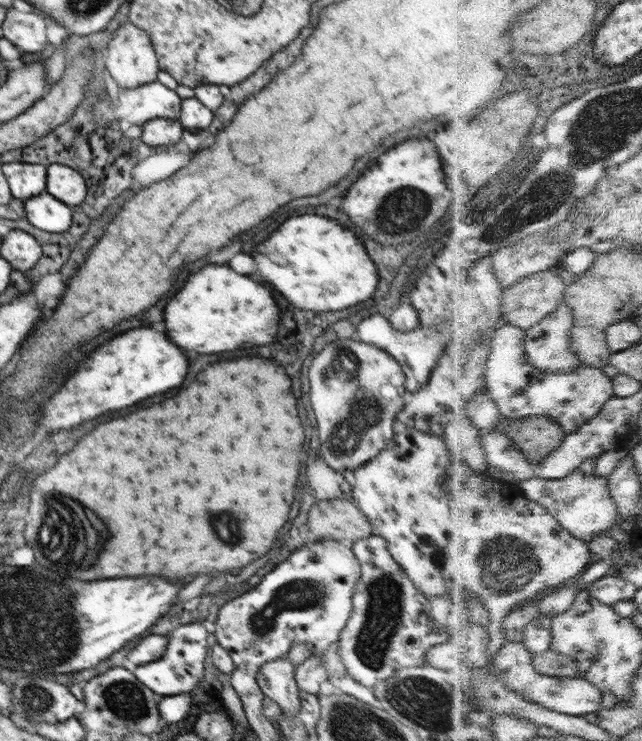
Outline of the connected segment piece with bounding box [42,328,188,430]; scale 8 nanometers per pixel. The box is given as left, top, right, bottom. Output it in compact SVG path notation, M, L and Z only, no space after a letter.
M152 328L130 330L96 348L86 362L74 370L64 386L44 404L42 424L50 430L74 428L100 414L134 406L152 394L162 394L170 388L176 388L184 382L186 372L186 354L180 352L166 334Z

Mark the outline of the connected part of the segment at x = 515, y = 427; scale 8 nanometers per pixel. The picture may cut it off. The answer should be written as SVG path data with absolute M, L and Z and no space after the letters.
M548 415L510 418L510 421L508 436L537 467L563 445L568 435L565 428Z

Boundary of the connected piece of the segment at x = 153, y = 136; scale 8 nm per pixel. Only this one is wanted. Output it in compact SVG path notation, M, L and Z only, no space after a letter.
M155 118L143 124L141 135L143 146L166 146L175 145L182 138L184 127L177 119Z

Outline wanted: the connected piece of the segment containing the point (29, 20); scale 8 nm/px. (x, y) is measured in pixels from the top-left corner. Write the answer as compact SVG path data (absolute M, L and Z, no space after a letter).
M14 7L7 9L2 30L14 46L24 52L40 52L44 50L46 39L46 22L44 16L35 12L22 12Z

